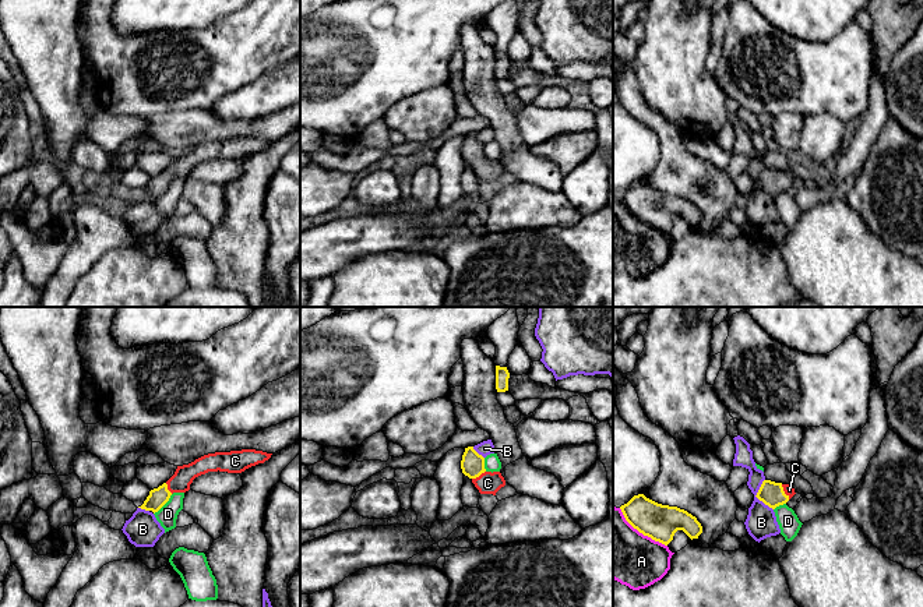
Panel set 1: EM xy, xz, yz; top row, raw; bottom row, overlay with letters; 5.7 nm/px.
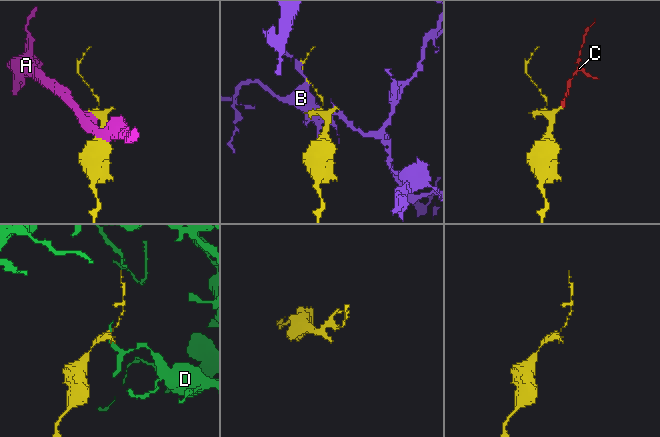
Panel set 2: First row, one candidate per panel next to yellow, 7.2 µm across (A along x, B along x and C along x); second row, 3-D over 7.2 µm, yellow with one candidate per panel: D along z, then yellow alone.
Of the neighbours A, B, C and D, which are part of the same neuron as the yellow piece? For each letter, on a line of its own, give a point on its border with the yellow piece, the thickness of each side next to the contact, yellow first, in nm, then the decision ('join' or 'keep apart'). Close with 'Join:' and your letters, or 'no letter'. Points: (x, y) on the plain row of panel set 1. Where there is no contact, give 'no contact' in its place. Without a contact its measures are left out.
A: contact yz (641, 219); calibres 200 and 340 nm; keep apart
B: contact yz (756, 183); calibres 140 and 180 nm; keep apart
C: contact yz (784, 179); calibres 140 and 60 nm; join
D: contact xy (164, 191); calibres 110 and 110 nm; keep apart
Join: C

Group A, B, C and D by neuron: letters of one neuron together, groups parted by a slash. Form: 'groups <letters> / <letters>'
groups A / B / C / D

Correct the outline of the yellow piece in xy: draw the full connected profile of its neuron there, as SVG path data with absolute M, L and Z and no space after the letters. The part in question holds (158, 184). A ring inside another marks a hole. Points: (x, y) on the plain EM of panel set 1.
M242 137L230 140L215 140L204 142L194 149L177 153L175 162L158 176L149 179L144 191L138 195L158 200L173 180L186 180L193 167L208 159L242 160L246 156L264 151L272 141L256 137Z

